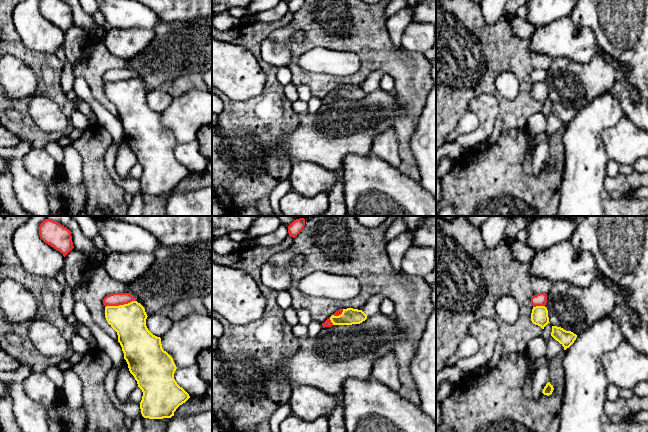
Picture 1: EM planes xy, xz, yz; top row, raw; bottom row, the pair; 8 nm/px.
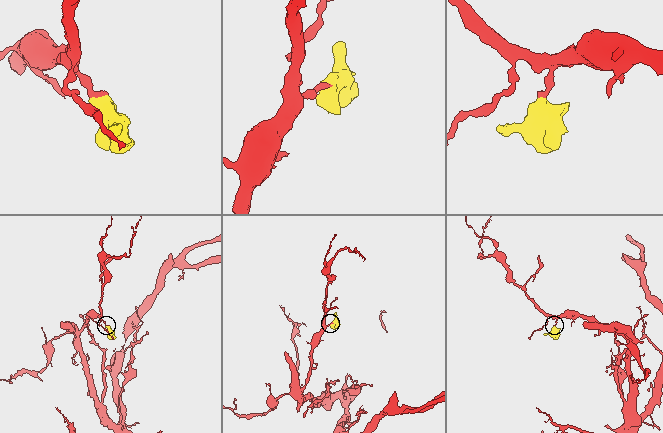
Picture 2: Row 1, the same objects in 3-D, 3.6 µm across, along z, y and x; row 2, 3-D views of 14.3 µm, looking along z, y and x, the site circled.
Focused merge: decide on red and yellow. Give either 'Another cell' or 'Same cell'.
Another cell

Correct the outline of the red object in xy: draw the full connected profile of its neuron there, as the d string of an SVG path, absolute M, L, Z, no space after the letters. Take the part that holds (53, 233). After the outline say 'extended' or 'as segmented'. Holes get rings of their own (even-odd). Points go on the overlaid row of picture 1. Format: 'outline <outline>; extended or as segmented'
outline M45 219L40 224L39 235L45 243L62 253L64 257L74 248L70 230L53 220Z; as segmented

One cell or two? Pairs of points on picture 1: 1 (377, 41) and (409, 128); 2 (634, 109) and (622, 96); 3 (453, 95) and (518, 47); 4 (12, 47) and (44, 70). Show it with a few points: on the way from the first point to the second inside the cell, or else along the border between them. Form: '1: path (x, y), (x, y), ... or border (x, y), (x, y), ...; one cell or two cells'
1: path (395, 63), (409, 77), (409, 106); one cell
2: path (632, 106), (625, 99); one cell
3: path (469, 79), (476, 72), (487, 71), (502, 56); one cell
4: path (20, 51), (36, 62); one cell

